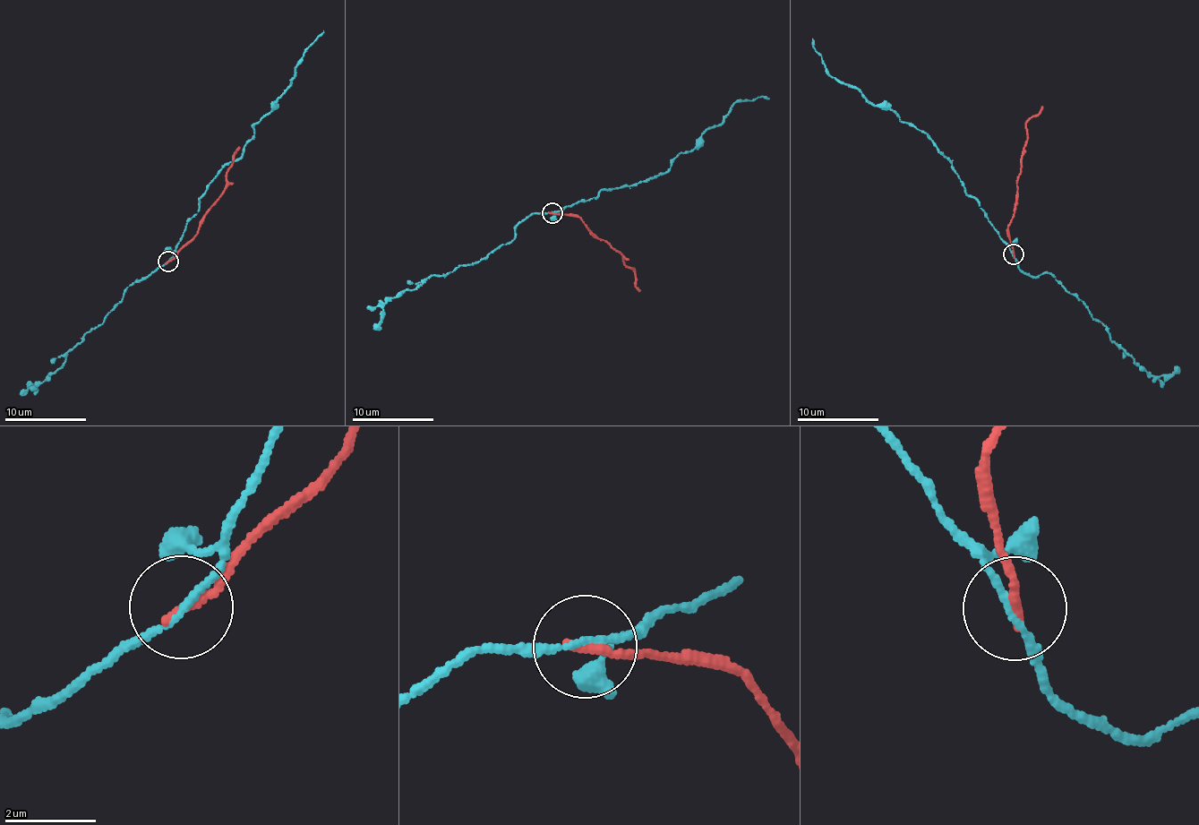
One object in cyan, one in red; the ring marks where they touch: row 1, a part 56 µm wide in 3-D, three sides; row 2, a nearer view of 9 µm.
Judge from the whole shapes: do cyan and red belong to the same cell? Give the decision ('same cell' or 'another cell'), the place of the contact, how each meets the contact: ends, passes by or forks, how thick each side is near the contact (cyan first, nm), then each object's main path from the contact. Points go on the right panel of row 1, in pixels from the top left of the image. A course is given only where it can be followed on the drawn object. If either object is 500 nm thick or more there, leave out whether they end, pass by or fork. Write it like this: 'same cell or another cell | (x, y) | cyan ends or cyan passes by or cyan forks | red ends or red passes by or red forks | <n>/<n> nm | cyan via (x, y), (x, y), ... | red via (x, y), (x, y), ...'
another cell | (1013, 253) | cyan passes by | red ends | 130/220 nm | cyan via (1014, 254), (938, 148), (889, 108), (872, 105), (855, 87), (835, 80), (816, 50), (812, 38) | red via (1014, 254), (1007, 226), (1014, 211), (1020, 161), (1027, 138), (1026, 124), (1039, 113), (1041, 106)

